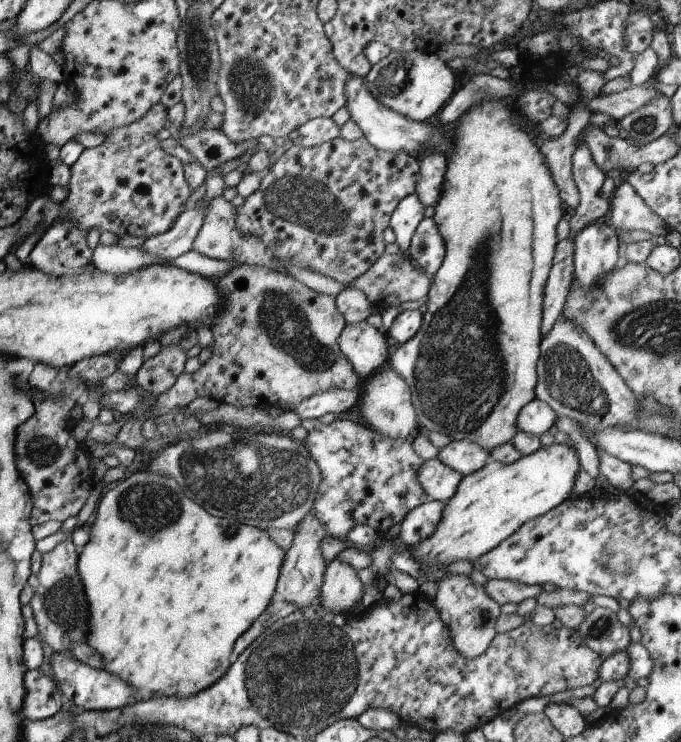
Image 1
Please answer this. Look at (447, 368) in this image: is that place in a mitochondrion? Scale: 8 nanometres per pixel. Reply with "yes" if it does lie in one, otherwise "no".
yes

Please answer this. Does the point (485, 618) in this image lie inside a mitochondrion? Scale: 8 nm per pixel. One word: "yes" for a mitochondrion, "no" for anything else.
yes

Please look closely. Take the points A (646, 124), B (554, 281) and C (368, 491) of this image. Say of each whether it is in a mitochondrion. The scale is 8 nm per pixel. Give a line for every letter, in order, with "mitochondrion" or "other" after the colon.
A: mitochondrion
B: other
C: other

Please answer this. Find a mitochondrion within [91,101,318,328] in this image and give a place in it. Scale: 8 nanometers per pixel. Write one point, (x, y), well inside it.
(240, 284)

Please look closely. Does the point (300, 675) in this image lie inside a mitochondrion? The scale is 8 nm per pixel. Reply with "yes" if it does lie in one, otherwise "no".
yes

